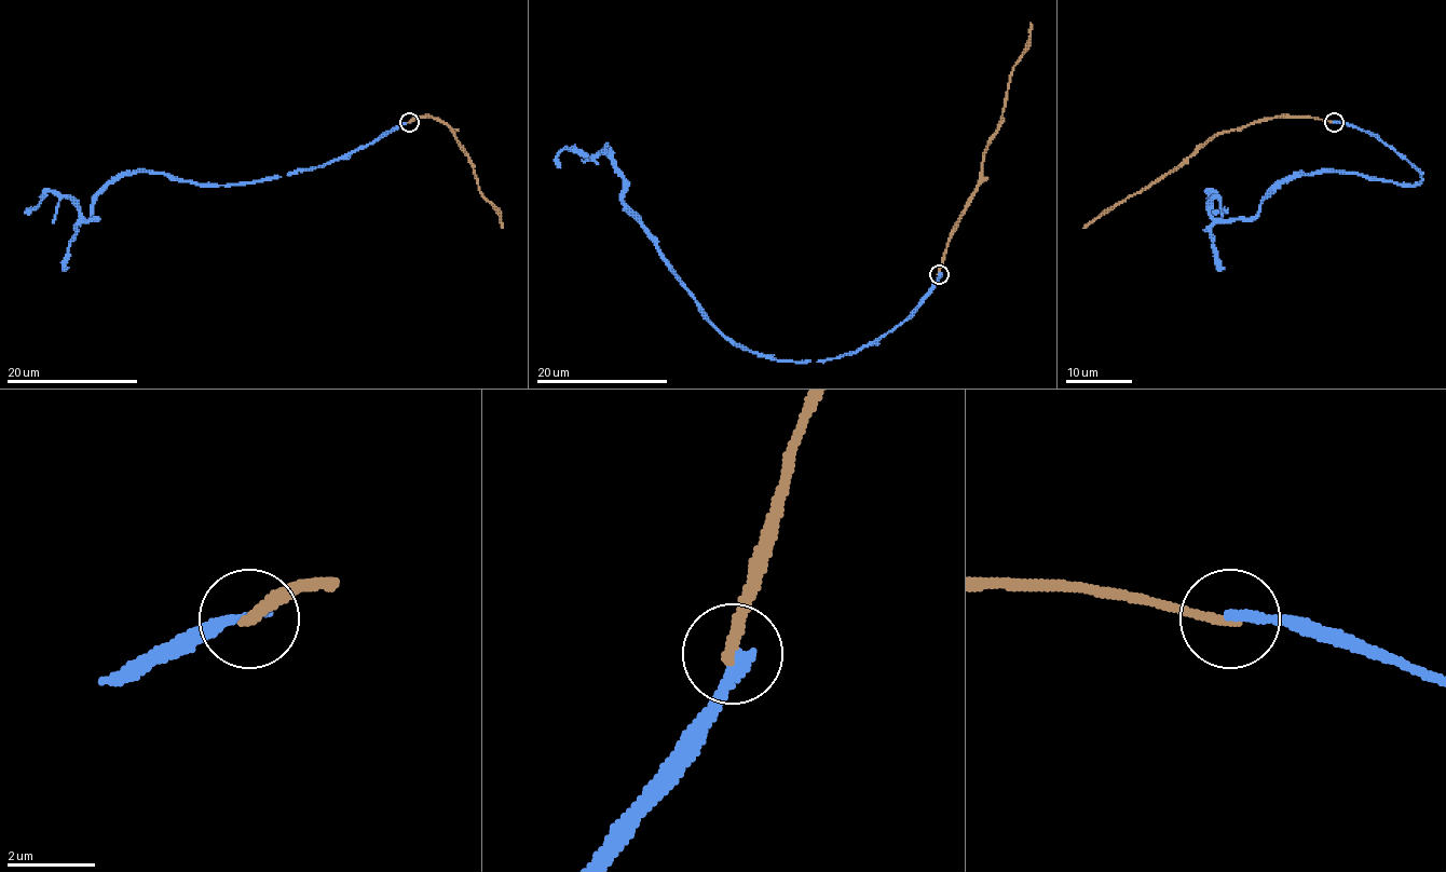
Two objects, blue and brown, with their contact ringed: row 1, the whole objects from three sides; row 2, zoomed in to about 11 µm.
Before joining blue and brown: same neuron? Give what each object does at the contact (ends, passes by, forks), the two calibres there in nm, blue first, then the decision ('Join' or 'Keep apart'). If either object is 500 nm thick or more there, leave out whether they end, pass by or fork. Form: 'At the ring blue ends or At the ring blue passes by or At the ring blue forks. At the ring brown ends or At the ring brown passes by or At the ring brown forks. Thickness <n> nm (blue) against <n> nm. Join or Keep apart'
At the ring blue ends. At the ring brown ends. Thickness 240 nm (blue) against 240 nm. Keep apart

